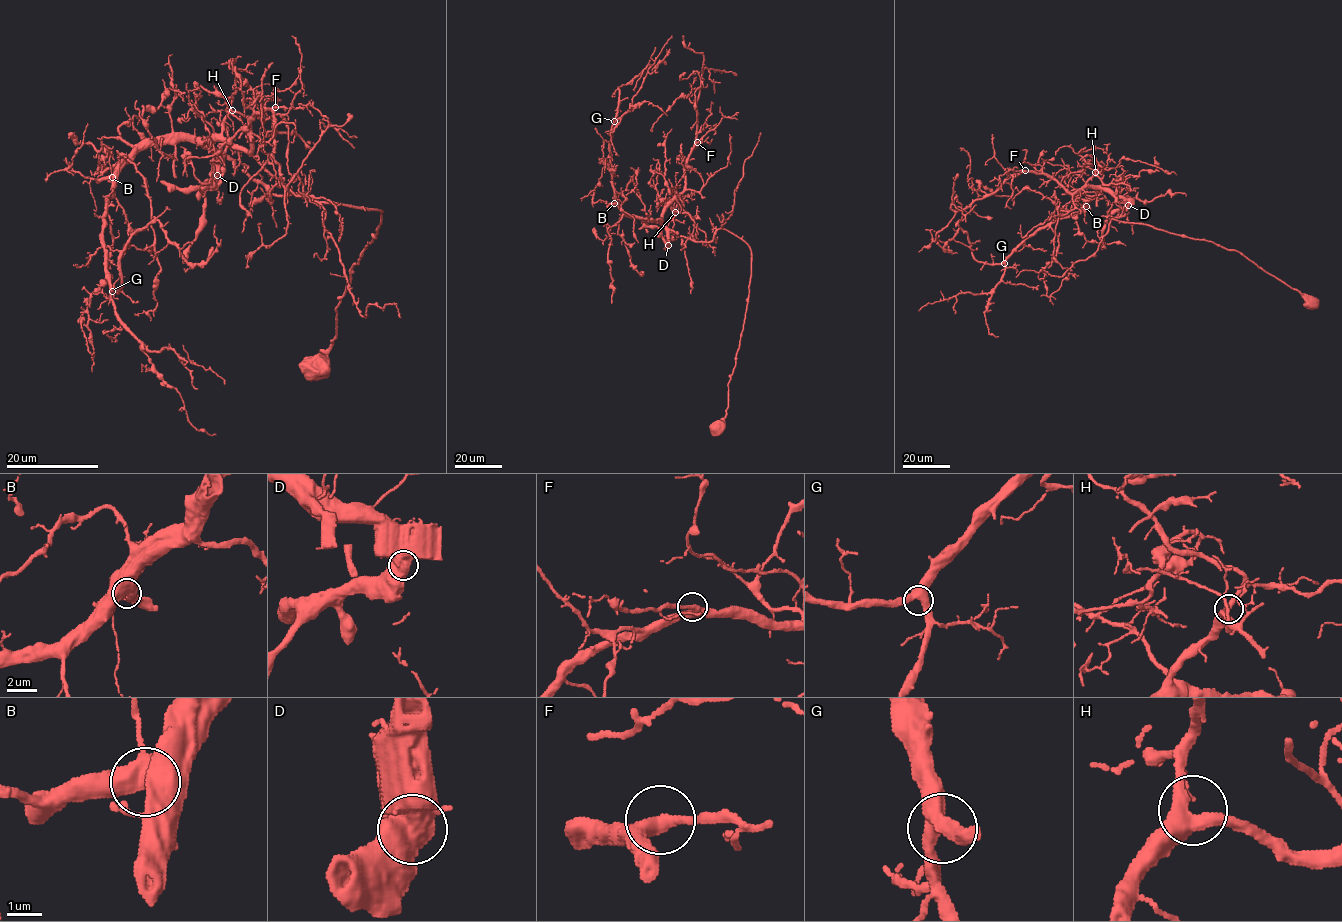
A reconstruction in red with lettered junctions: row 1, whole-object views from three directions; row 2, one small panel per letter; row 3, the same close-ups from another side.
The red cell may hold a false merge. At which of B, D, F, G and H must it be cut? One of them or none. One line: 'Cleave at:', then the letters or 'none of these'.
Cleave at: D

